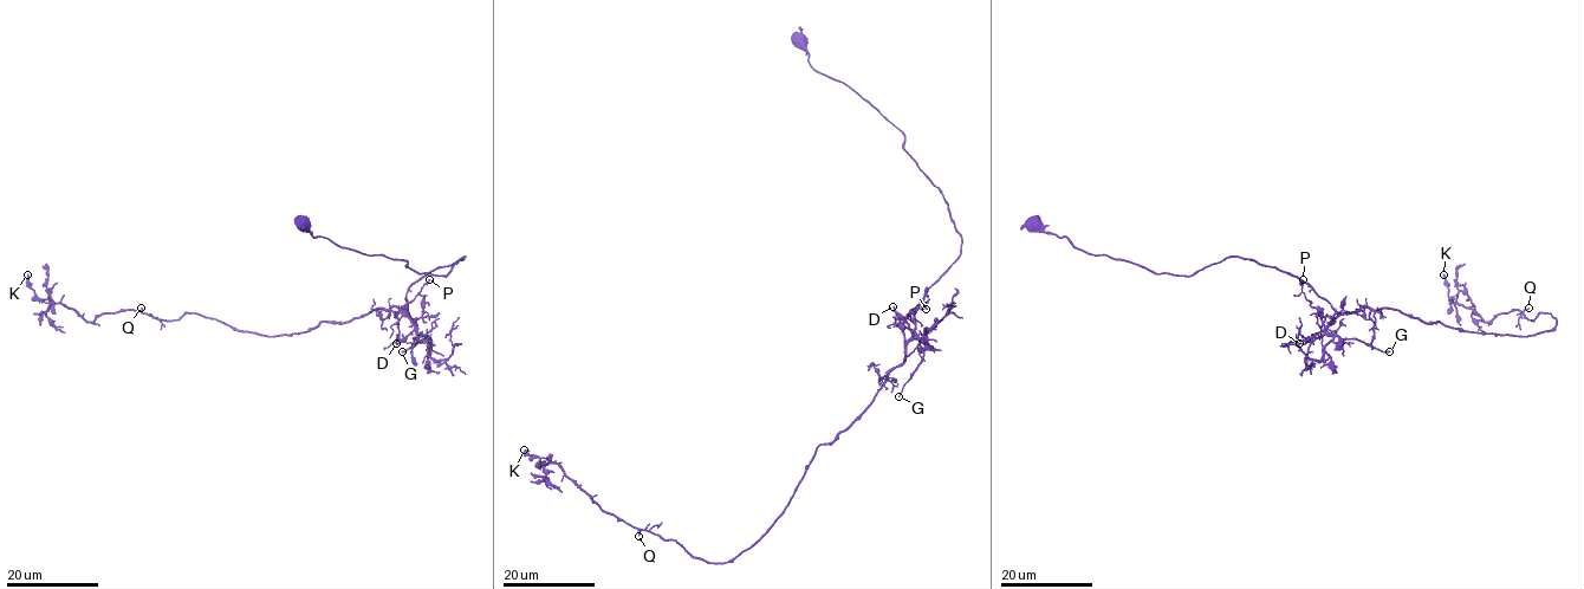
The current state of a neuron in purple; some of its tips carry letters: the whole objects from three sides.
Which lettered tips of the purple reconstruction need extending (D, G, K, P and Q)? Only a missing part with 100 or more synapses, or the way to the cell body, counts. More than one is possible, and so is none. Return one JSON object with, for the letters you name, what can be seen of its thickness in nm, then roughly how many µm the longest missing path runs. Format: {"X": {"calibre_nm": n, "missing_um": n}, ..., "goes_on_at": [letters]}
{"goes_on_at": []}

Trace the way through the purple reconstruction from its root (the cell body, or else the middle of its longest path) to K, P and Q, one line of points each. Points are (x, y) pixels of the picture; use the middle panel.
K: (867, 407), (818, 446), (774, 524), (725, 563), (693, 557), (674, 539), (618, 520), (558, 464), (524, 450)
P: (867, 407), (885, 376), (903, 361), (904, 344), (913, 331), (900, 318), (917, 308), (926, 309)
Q: (867, 407), (832, 442), (818, 446), (785, 511), (729, 561), (707, 563), (674, 539), (646, 530), (638, 536)

